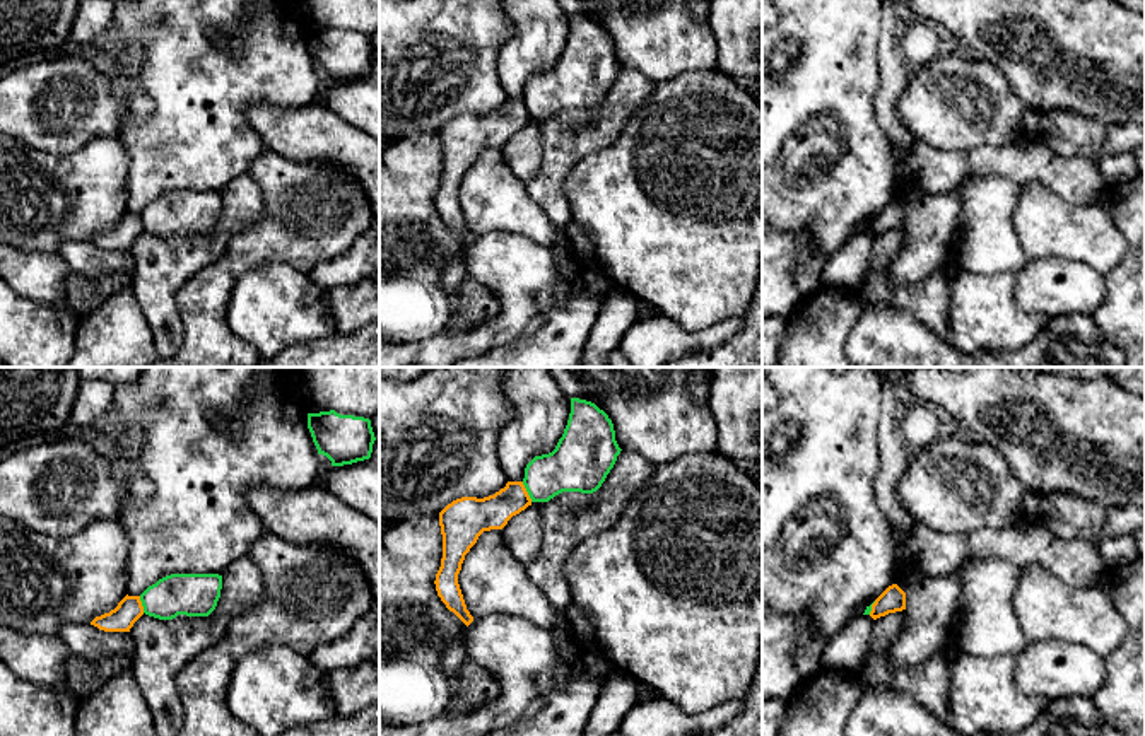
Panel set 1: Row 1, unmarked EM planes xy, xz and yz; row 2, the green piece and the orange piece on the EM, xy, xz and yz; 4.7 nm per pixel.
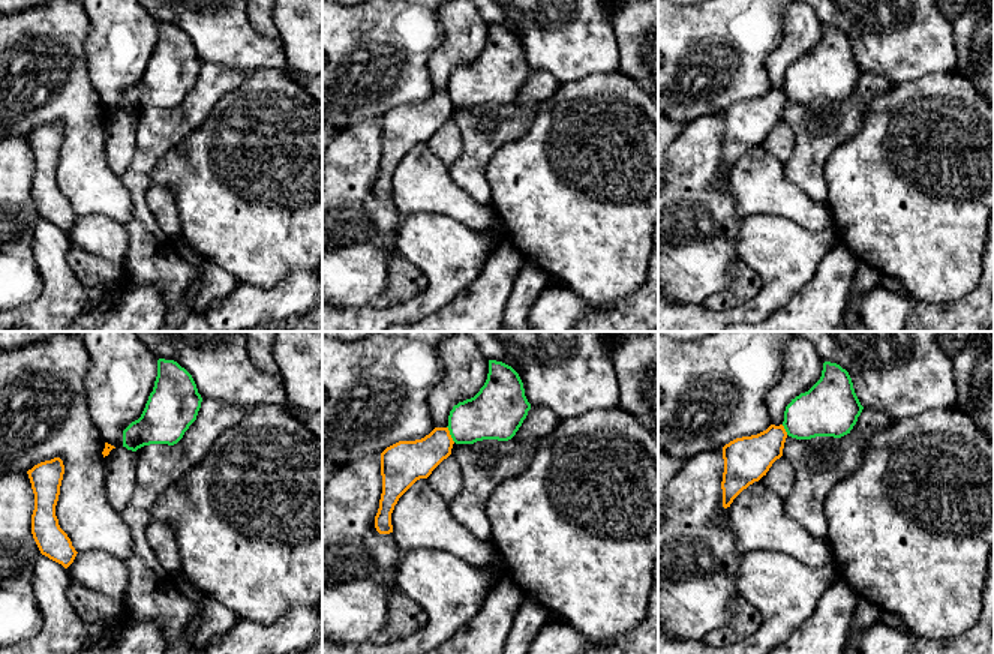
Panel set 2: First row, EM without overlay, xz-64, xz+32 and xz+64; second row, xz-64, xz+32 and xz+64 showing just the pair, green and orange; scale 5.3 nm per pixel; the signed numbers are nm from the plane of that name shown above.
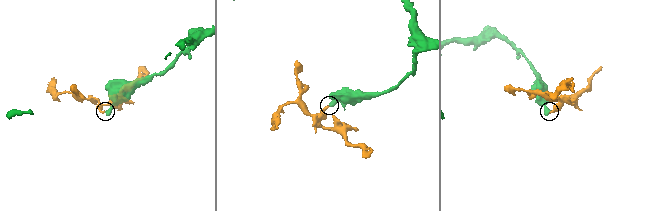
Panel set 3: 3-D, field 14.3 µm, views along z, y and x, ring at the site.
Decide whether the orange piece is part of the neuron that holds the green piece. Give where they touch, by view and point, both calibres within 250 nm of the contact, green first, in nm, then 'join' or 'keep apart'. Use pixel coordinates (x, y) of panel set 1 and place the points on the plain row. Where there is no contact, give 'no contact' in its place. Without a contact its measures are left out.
contact xz (527, 108); calibres 240 and 160 nm; keep apart

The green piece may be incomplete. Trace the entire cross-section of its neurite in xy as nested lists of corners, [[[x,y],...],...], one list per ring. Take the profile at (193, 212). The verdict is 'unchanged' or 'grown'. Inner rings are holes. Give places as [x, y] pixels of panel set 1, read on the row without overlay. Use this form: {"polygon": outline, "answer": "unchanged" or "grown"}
{"polygon": [[[171,191],[149,203],[140,219],[144,231],[159,237],[178,232],[208,234],[220,215],[219,191]]], "answer": "unchanged"}

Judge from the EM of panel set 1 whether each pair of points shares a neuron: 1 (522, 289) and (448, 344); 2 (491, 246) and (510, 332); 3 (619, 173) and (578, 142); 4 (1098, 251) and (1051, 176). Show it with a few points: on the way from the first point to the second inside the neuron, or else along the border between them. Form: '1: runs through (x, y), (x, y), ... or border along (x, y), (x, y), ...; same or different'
1: runs through (515, 311), (493, 333), (470, 342); same
2: runs through (506, 267), (511, 272), (511, 311); same
3: border along (622, 127), (610, 144), (587, 154), (564, 181); different
4: border along (1034, 181), (1072, 205), (1101, 200); different

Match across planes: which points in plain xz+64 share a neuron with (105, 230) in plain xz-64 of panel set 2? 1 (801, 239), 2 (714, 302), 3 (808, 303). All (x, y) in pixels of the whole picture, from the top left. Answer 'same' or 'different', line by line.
1: same
2: different
3: different

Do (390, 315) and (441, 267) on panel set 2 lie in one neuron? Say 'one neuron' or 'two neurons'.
one neuron

